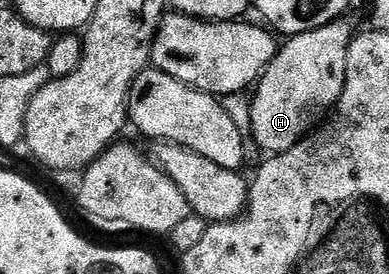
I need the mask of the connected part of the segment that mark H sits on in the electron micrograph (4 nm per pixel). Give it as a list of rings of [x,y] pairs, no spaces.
[[[344,16],[321,28],[290,35],[284,41],[287,43],[284,46],[282,43],[276,49],[275,58],[254,87],[255,99],[251,102],[251,134],[261,149],[268,150],[266,152],[268,155],[283,154],[289,148],[293,148],[302,138],[316,129],[339,102],[341,92],[345,88],[345,72],[351,40],[357,33],[357,27],[349,19],[350,17]]]

